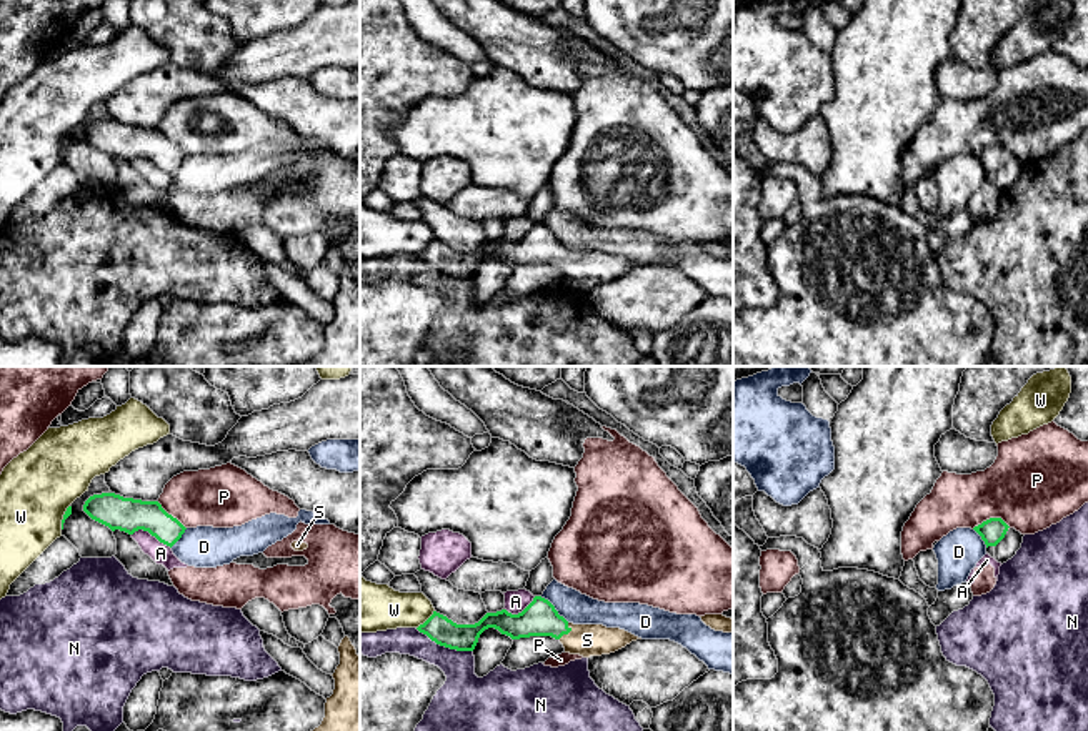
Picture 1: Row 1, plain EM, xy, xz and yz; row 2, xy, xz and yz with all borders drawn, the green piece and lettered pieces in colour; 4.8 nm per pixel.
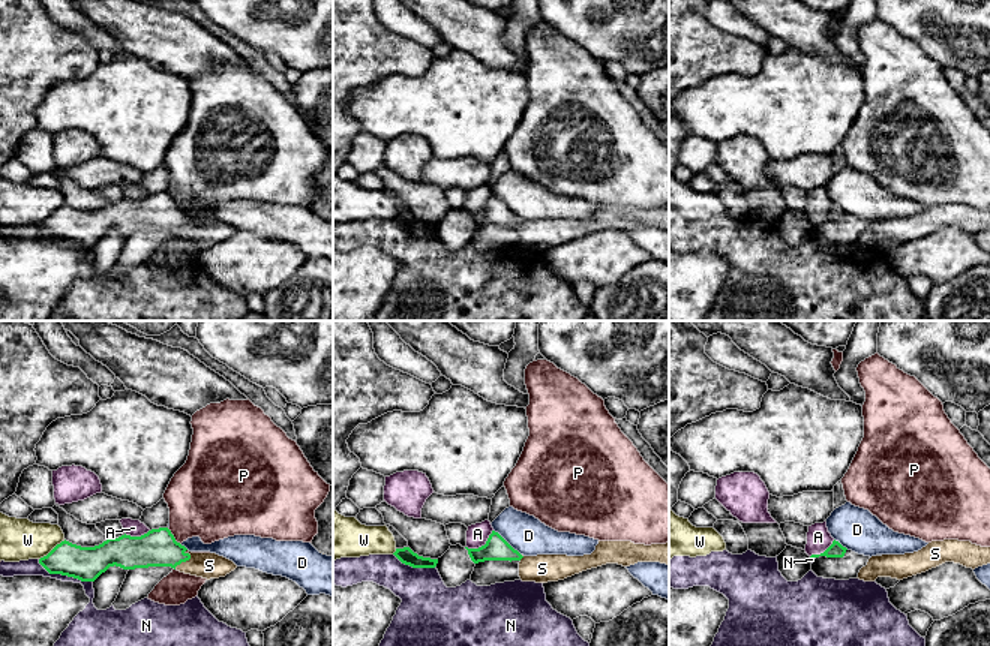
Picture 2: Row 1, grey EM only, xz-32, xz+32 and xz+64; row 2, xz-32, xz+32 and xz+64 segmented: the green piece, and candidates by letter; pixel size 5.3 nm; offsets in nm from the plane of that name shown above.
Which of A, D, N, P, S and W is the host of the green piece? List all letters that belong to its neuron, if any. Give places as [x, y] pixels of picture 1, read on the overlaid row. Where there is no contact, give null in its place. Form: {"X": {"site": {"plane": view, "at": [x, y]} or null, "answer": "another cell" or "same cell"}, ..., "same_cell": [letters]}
{"A": {"site": {"plane": "xy", "at": [152, 535]}, "answer": "another cell"}, "D": {"site": {"plane": "xz", "at": [553, 608]}, "answer": "another cell"}, "N": {"site": {"plane": "xz", "at": [444, 645]}, "answer": "another cell"}, "P": {"site": {"plane": "yz", "at": [990, 518]}, "answer": "another cell"}, "S": {"site": {"plane": "xz", "at": [567, 633]}, "answer": "same cell"}, "W": {"site": {"plane": "xz", "at": [427, 620]}, "answer": "another cell"}, "same_cell": ["S"]}

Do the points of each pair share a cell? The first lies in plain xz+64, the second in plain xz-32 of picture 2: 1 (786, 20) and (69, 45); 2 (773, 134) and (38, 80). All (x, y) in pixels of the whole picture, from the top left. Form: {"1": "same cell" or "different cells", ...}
{"1": "different cells", "2": "different cells"}

